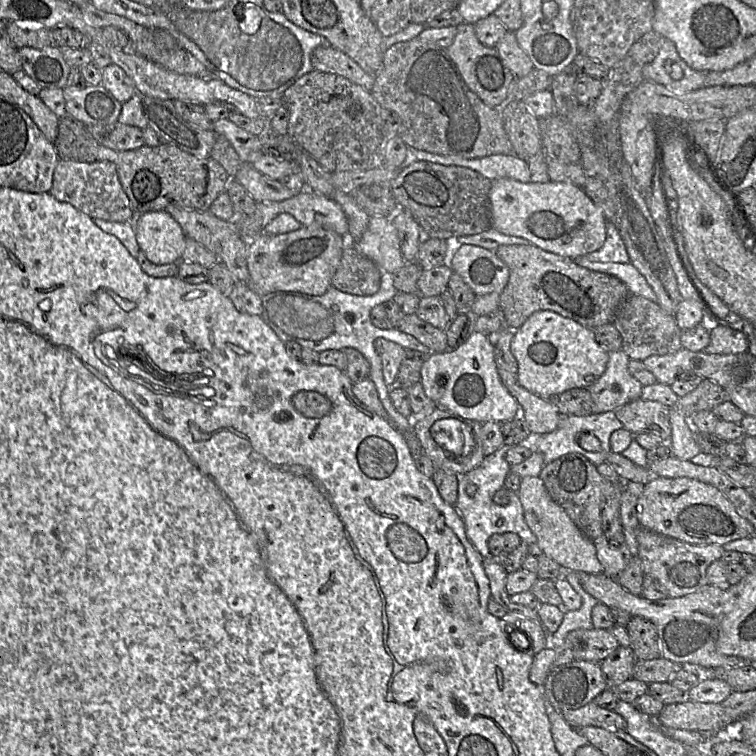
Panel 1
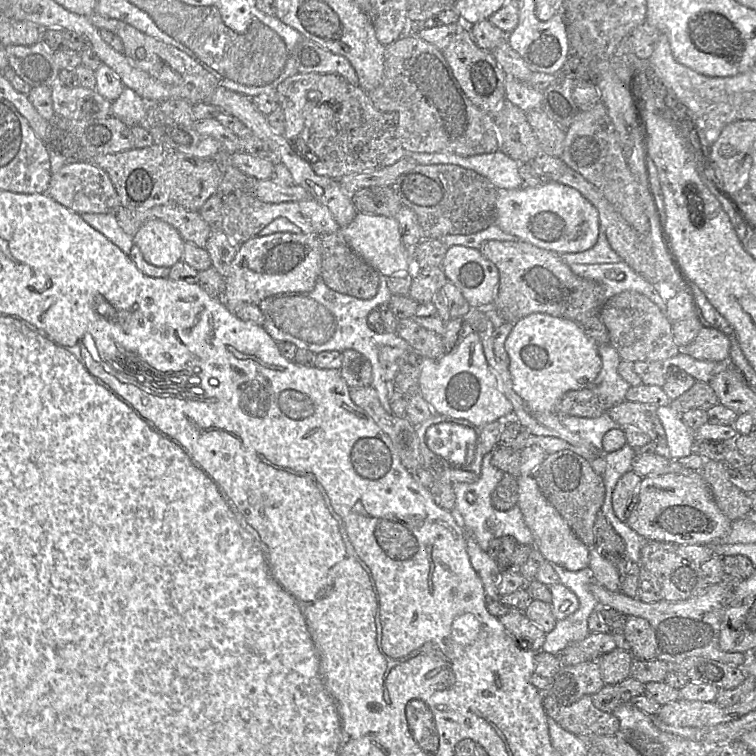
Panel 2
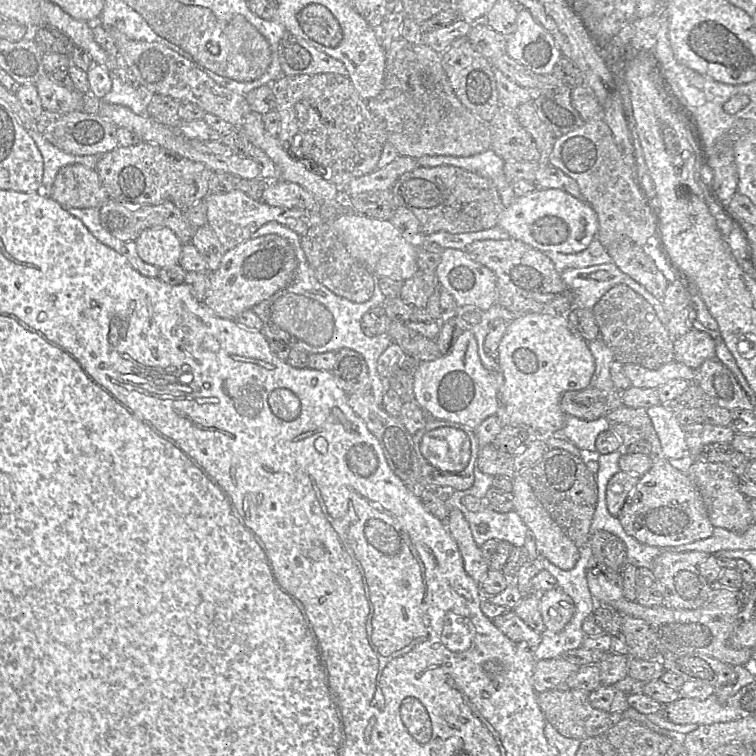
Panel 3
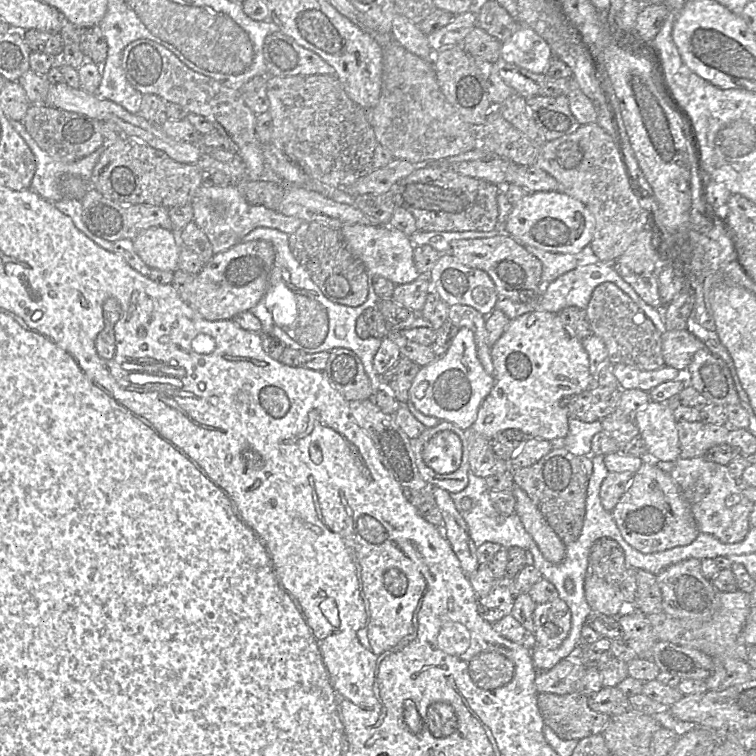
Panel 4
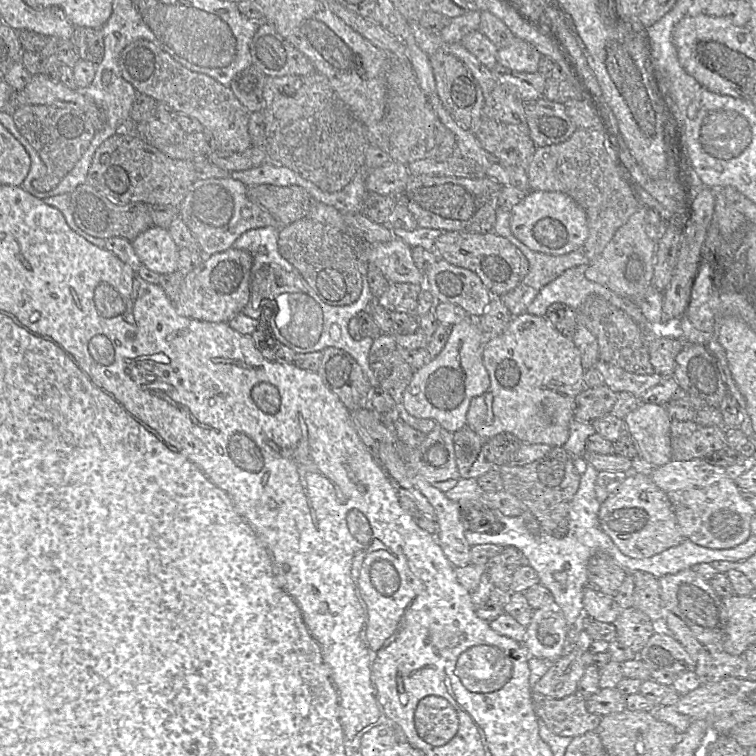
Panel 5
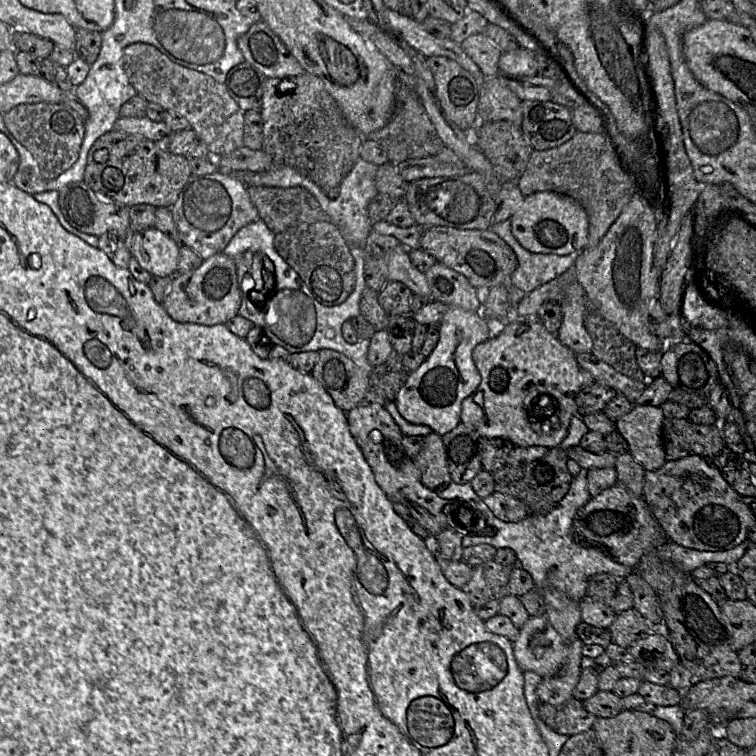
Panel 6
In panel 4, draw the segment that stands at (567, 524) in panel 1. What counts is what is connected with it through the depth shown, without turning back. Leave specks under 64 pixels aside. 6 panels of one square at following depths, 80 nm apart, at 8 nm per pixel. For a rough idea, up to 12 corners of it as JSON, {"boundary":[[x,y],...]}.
{"boundary":[[525,491],[515,513],[544,558],[563,562],[566,545]]}

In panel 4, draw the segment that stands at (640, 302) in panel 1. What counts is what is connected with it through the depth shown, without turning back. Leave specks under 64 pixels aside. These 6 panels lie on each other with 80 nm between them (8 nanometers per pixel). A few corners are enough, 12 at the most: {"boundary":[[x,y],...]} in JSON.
{"boundary":[[617,285],[585,309],[608,361],[662,367],[662,333]]}

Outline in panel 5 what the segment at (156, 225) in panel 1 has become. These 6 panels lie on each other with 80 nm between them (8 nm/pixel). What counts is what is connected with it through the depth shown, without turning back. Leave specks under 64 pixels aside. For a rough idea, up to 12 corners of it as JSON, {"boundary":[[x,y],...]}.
{"boundary":[[152,226],[131,243],[159,274],[177,271],[179,247],[168,229]]}

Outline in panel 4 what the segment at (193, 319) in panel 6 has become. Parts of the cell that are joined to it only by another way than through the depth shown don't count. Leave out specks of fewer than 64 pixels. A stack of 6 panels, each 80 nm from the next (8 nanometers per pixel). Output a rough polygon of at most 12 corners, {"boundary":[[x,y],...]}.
{"boundary":[[264,240],[214,254],[187,303],[210,321],[250,311],[276,257]]}

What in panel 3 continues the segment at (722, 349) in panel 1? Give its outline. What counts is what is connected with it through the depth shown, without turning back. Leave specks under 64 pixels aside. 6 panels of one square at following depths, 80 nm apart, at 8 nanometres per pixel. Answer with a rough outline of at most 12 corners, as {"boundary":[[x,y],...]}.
{"boundary":[[711,335],[674,338],[674,360],[692,369],[715,357]]}

